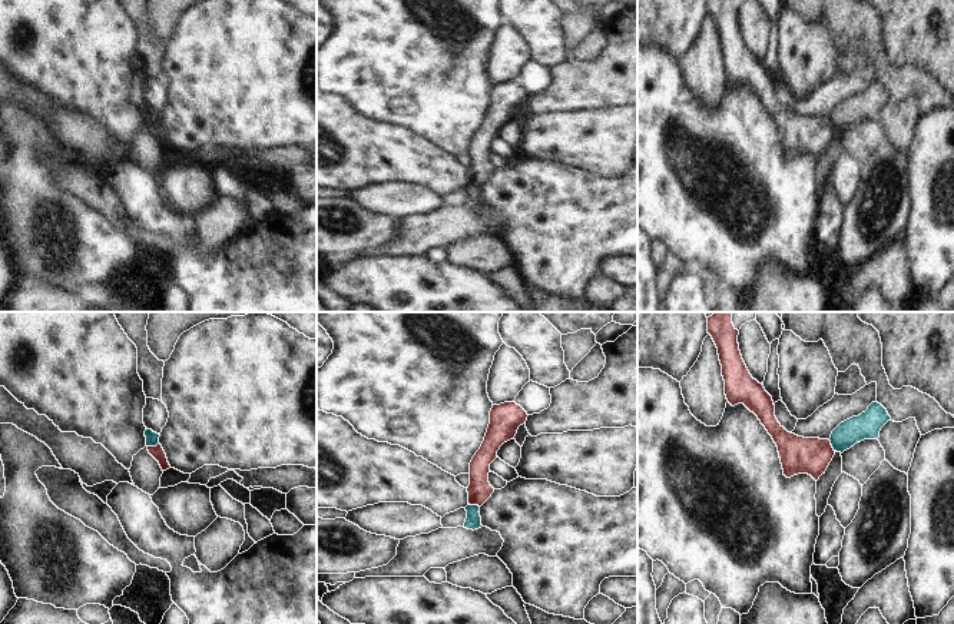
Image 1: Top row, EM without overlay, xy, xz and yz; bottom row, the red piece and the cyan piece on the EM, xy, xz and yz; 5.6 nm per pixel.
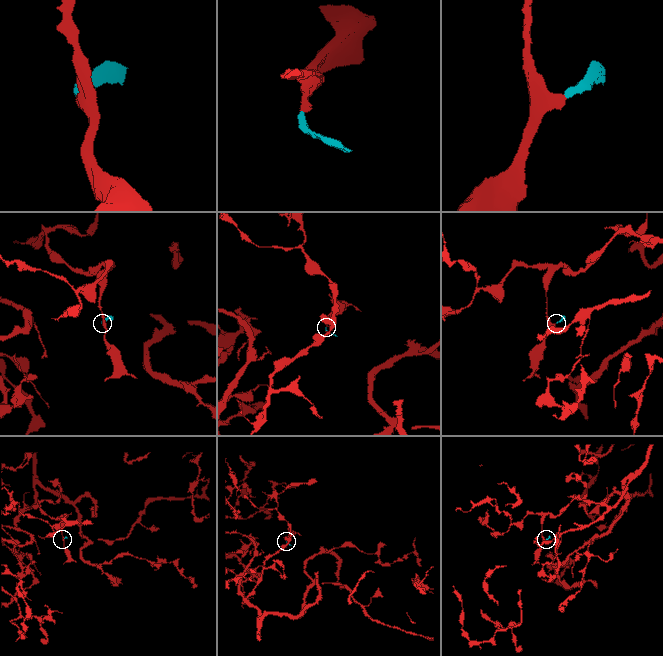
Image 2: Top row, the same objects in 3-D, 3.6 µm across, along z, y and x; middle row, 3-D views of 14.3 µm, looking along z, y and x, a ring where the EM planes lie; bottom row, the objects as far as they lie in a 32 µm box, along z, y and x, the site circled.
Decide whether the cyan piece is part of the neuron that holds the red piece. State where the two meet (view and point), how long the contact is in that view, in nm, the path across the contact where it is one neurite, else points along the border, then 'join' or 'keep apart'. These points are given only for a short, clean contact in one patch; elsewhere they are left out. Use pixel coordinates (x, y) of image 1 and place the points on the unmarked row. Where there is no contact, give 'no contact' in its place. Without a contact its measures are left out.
contact yz (831, 125); length 80 nm; border yz (828, 119), (834, 130); keep apart

